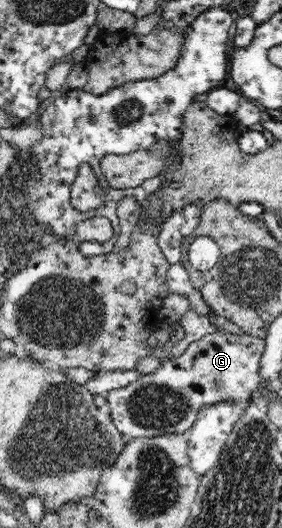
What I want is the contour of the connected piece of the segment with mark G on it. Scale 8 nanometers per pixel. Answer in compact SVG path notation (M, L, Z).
M219 330L206 334L202 339L190 343L184 353L171 355L152 373L140 374L139 379L127 387L108 392L105 398L110 403L114 425L126 438L188 433L202 408L226 400L241 402L251 399L261 383L260 357L264 353L264 347L263 338L250 334L224 333Z

